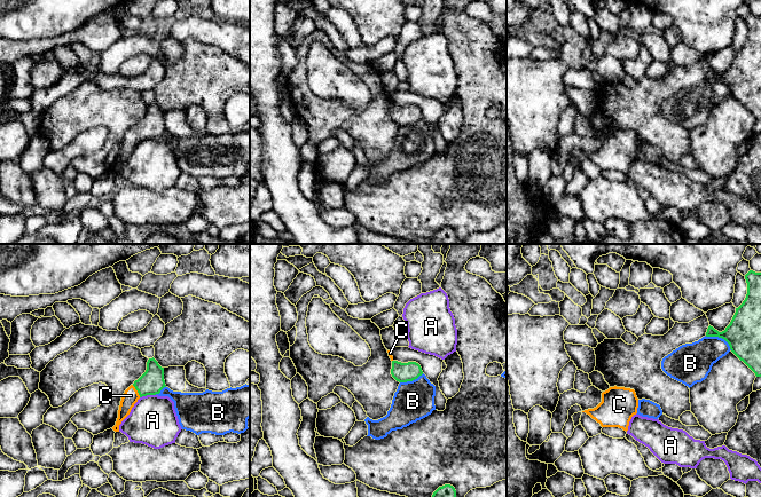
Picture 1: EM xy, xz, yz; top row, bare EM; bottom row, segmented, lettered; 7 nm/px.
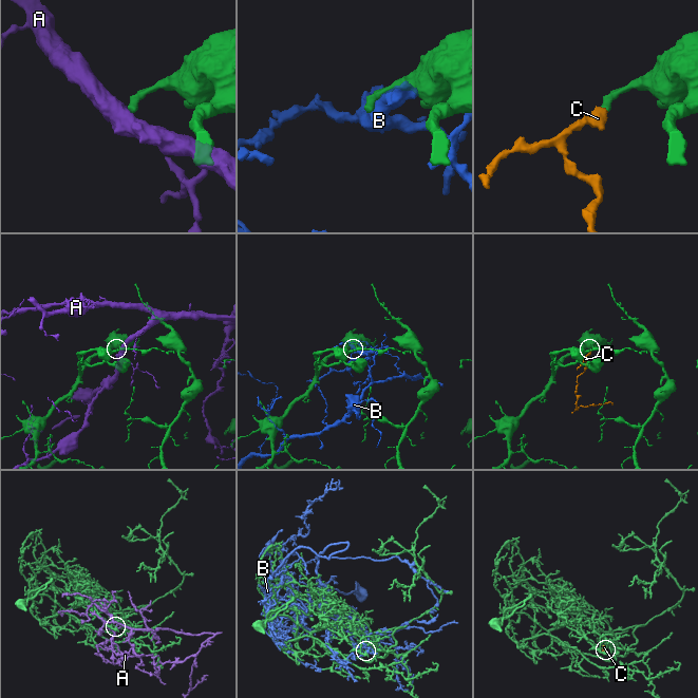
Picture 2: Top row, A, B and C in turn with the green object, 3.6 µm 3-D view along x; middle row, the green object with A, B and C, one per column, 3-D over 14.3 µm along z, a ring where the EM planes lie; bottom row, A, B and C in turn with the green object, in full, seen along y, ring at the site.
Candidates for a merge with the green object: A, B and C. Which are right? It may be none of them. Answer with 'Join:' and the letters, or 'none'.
Join: C

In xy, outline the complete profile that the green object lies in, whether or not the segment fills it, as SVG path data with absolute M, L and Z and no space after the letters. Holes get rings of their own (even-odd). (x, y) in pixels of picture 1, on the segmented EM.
M154 357L149 358L146 372L125 390L120 401L118 418L112 429L119 432L119 425L130 415L140 397L159 394L164 387L166 387L164 368Z

